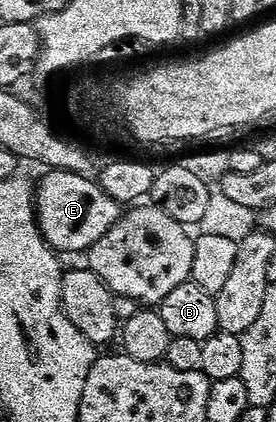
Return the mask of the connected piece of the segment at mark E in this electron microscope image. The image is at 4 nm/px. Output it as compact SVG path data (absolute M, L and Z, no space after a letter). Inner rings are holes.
M49 170L41 186L36 187L37 227L50 248L65 254L87 252L121 218L122 203L115 201L92 177L84 178L71 172ZM65 253L65 254L64 254Z

